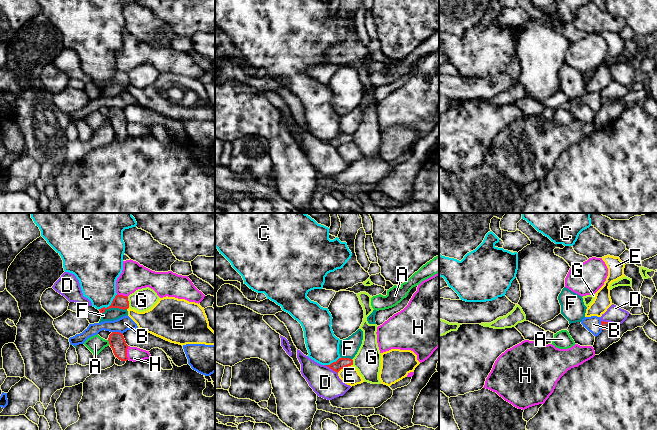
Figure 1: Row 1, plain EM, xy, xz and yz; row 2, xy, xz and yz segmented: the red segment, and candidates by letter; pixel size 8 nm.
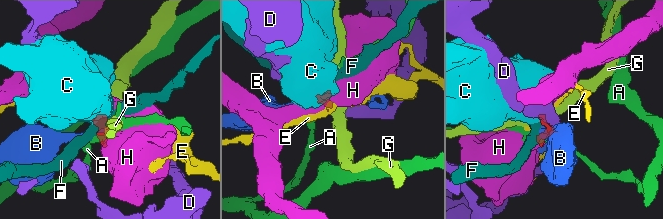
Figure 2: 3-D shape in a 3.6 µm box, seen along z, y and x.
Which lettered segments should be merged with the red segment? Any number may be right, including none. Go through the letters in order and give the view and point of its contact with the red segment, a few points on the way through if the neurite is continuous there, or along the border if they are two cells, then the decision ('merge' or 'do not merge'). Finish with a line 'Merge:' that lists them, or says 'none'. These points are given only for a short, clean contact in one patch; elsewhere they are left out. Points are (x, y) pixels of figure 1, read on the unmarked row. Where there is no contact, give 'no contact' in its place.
A: contact xy (109, 118); border xy (107, 116), (110, 120); do not merge
B: contact xy (117, 108); border xy (112, 107), (118, 107), (122, 110); do not merge
C: contact xy (110, 81); border xy (117, 70), (108, 82), (98, 85); do not merge
D: contact yz (608, 98); border yz (601, 96), (615, 100); do not merge
E: contact xz (344, 143); border xz (352, 140), (341, 144), (337, 148); do not merge
F: contact xy (113, 83); border xy (126, 84), (107, 84), (101, 89); do not merge
G: contact xy (128, 78); border xy (127, 73), (129, 82); do not merge
H: contact xy (126, 129); do not merge
Merge: none

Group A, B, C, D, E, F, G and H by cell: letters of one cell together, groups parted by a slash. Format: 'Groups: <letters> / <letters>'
Groups: A / B / C / D / E / F / G / H

